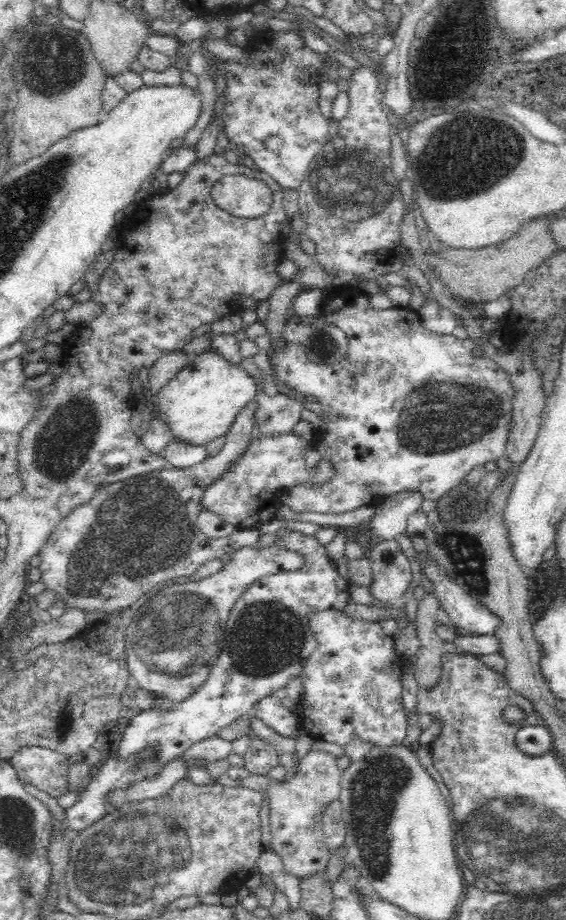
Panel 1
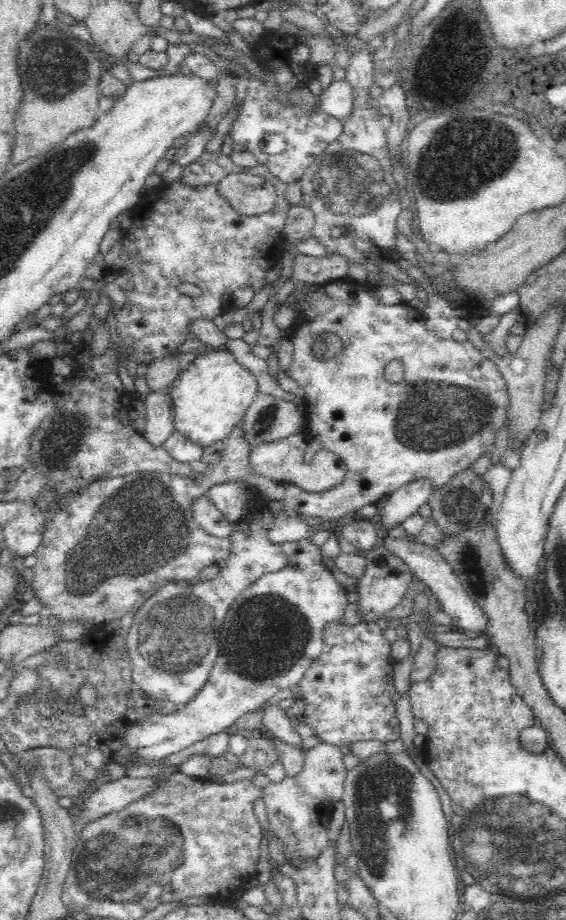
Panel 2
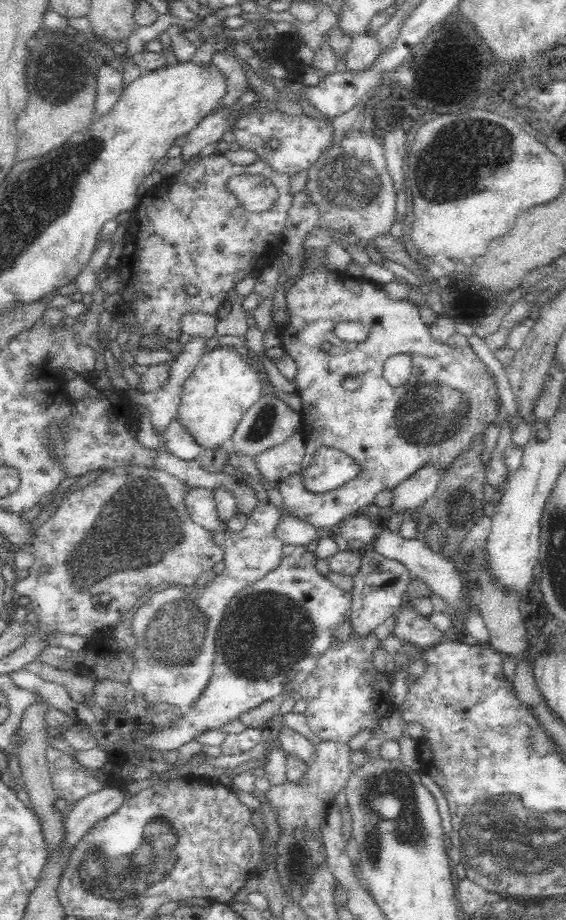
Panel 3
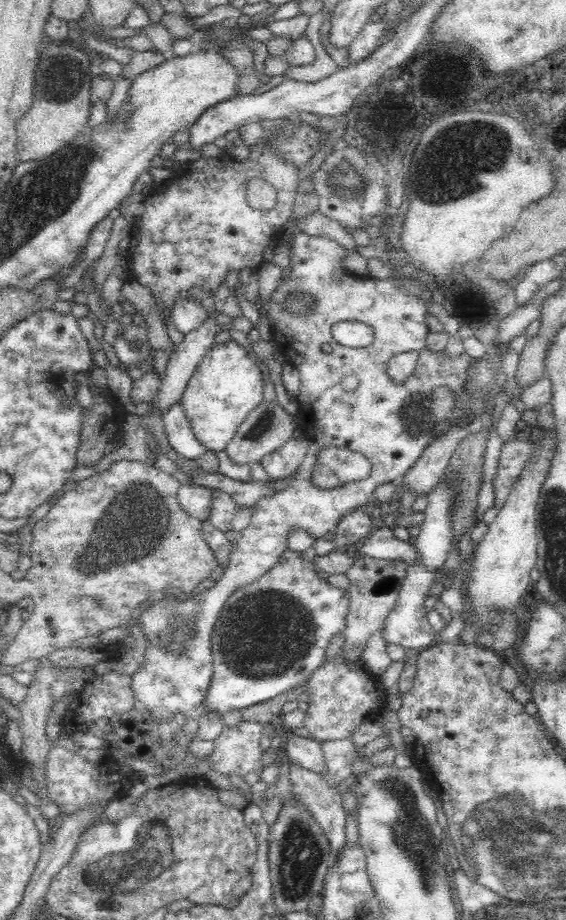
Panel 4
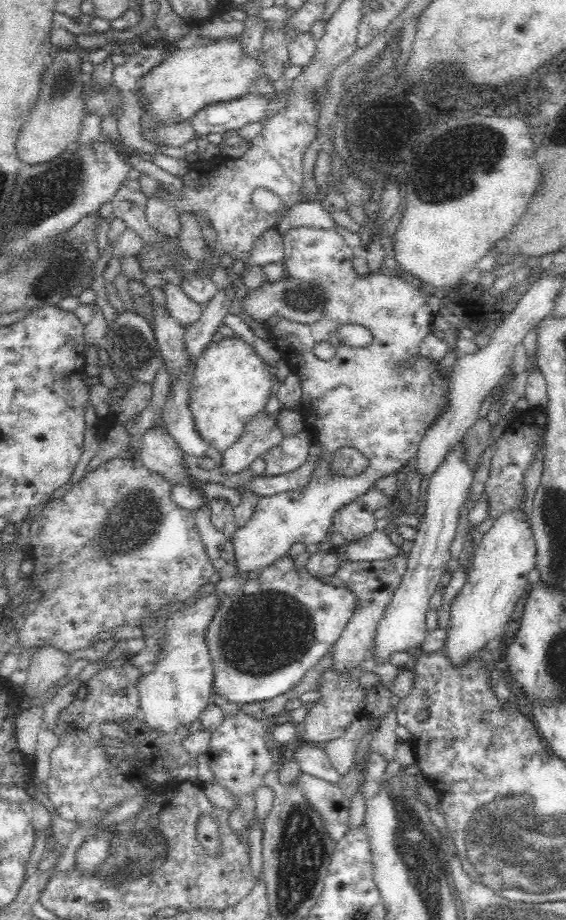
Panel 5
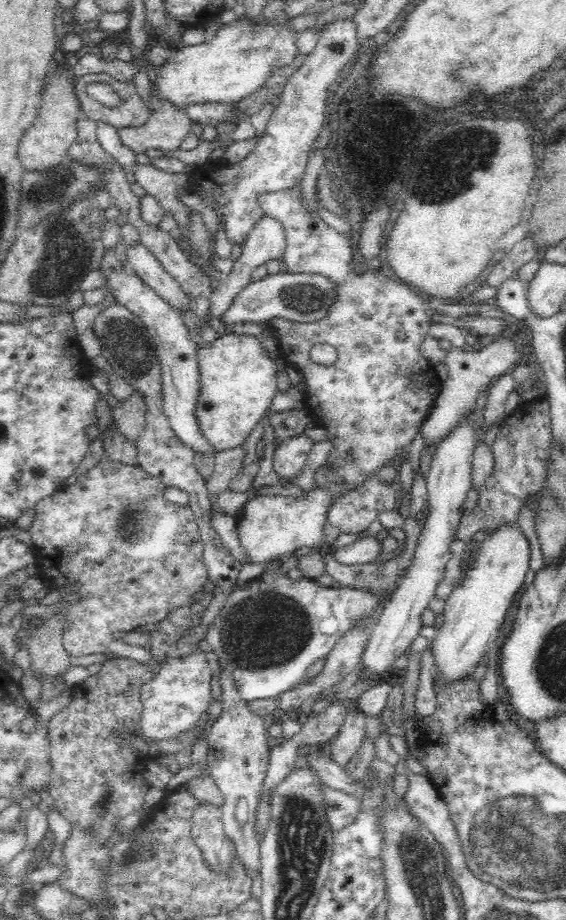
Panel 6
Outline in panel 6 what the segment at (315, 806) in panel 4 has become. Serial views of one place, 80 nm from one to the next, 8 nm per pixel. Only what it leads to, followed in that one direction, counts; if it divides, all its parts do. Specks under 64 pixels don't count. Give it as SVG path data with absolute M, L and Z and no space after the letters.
M330 787L323 788L323 801L334 834L352 824L360 812L361 802L358 798Z

